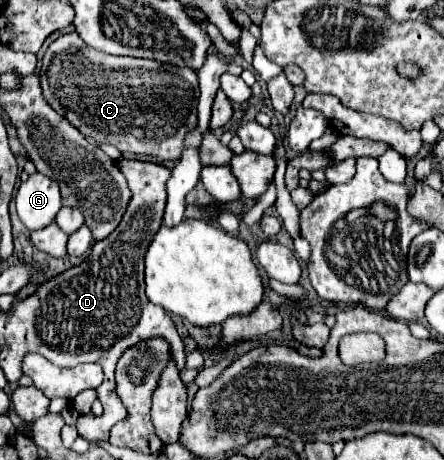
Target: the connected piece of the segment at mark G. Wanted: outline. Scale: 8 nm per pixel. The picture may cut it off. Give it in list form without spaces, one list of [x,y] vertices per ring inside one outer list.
[[[30,175],[18,189],[16,209],[20,221],[30,229],[44,229],[54,223],[62,207],[58,183],[46,175]]]

